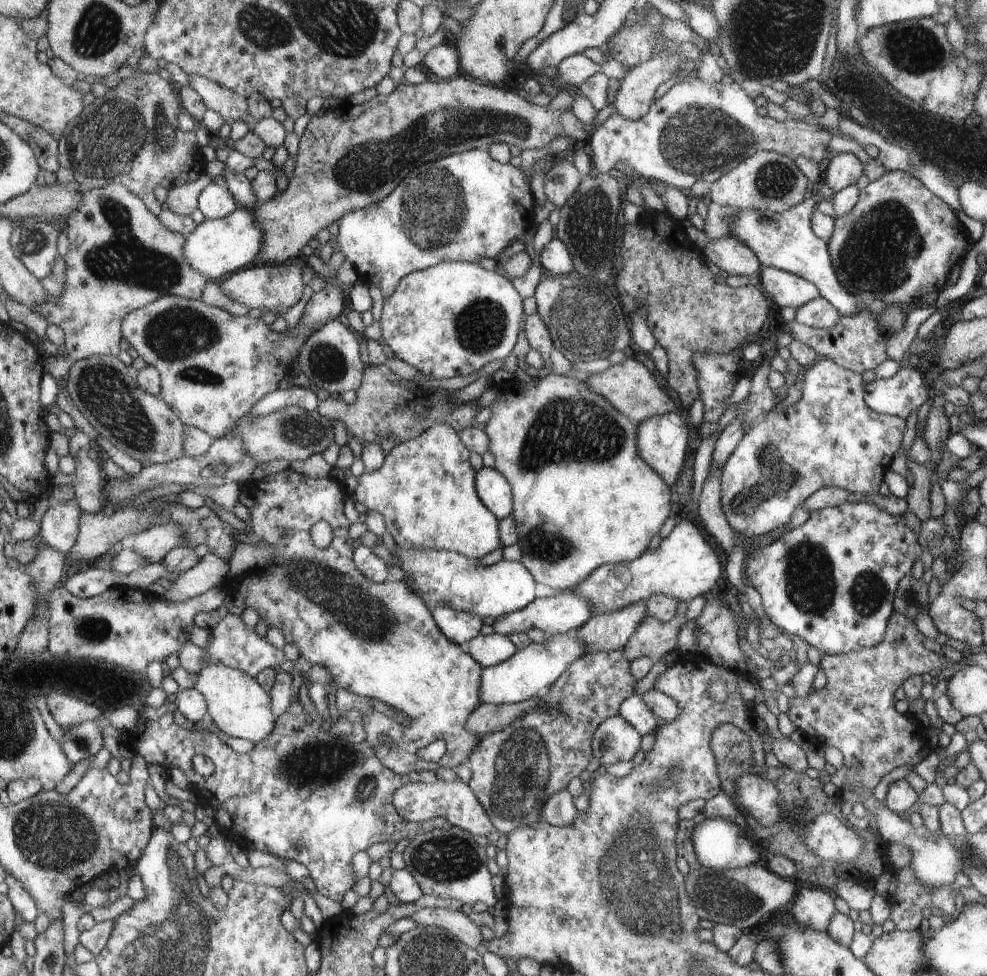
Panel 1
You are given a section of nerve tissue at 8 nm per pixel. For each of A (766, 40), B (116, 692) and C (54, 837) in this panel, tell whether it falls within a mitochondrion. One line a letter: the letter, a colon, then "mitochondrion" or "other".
A: mitochondrion
B: other
C: mitochondrion

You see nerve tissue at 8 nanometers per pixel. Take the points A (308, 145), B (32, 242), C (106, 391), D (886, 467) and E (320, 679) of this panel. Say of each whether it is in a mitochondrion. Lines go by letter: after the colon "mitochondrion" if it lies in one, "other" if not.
A: other
B: mitochondrion
C: mitochondrion
D: other
E: other

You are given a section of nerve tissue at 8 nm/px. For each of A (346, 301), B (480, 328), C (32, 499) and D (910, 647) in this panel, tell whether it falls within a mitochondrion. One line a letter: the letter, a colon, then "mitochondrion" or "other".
A: other
B: mitochondrion
C: other
D: other

